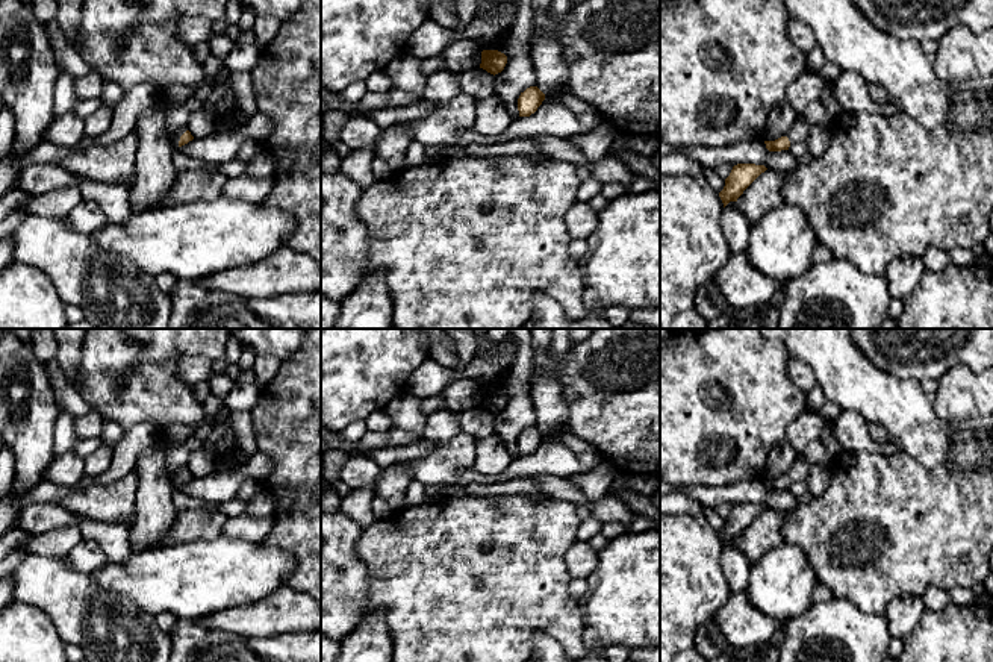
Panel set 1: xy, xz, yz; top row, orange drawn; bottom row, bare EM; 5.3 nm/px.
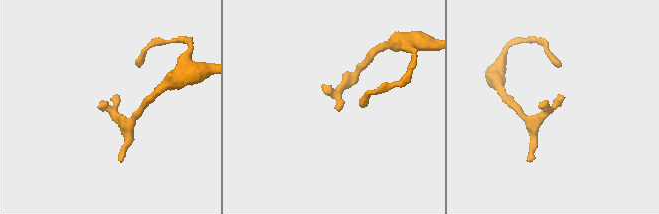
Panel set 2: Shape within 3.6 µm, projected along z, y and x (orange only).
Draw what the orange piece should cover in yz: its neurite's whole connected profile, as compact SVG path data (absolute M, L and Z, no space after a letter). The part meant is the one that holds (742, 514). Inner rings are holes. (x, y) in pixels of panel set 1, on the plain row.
M737 503L725 518L725 526L719 532L724 547L730 541L737 541L743 530L767 507L755 503Z

